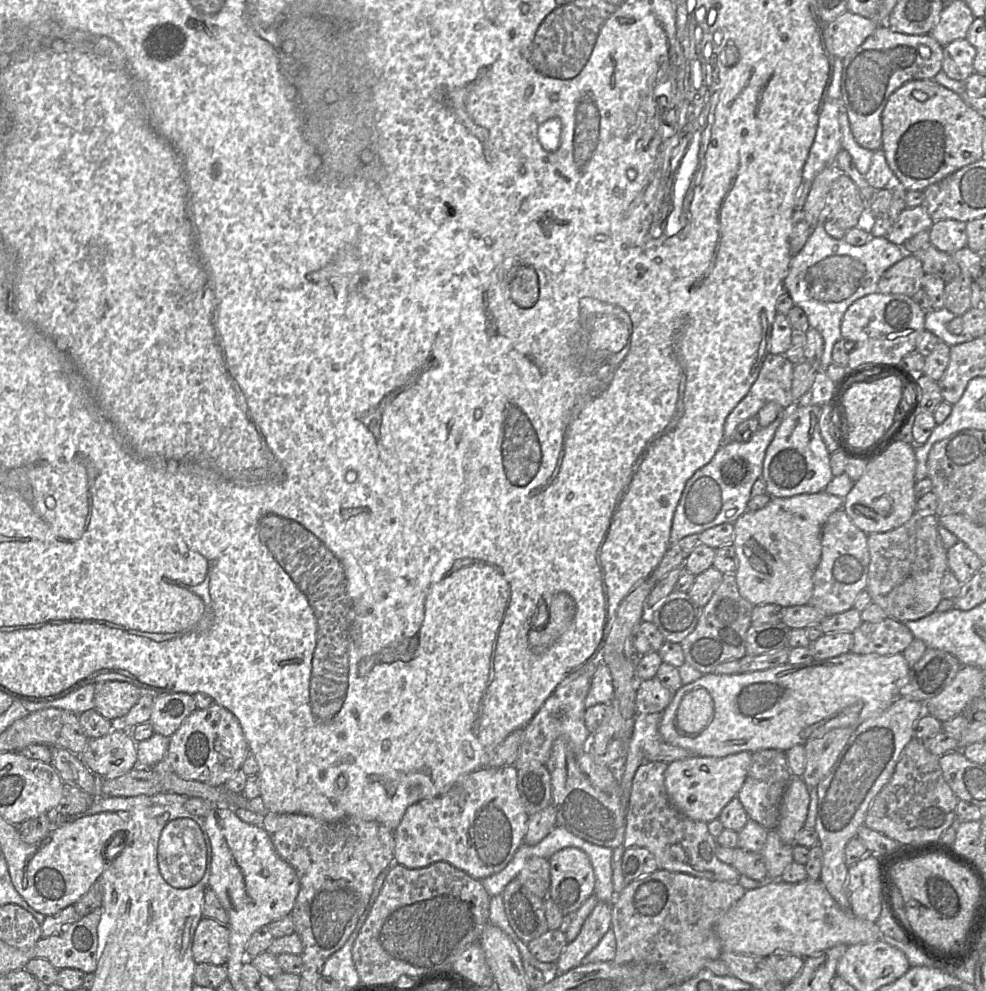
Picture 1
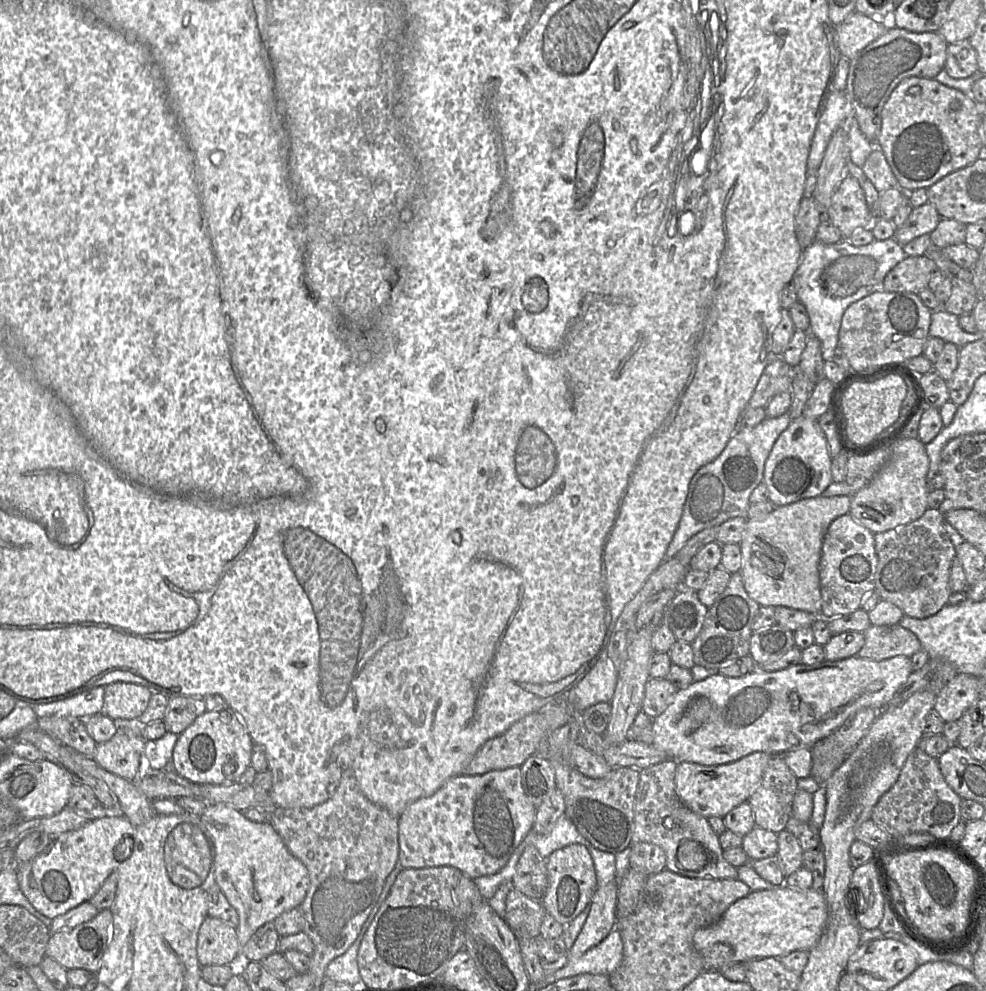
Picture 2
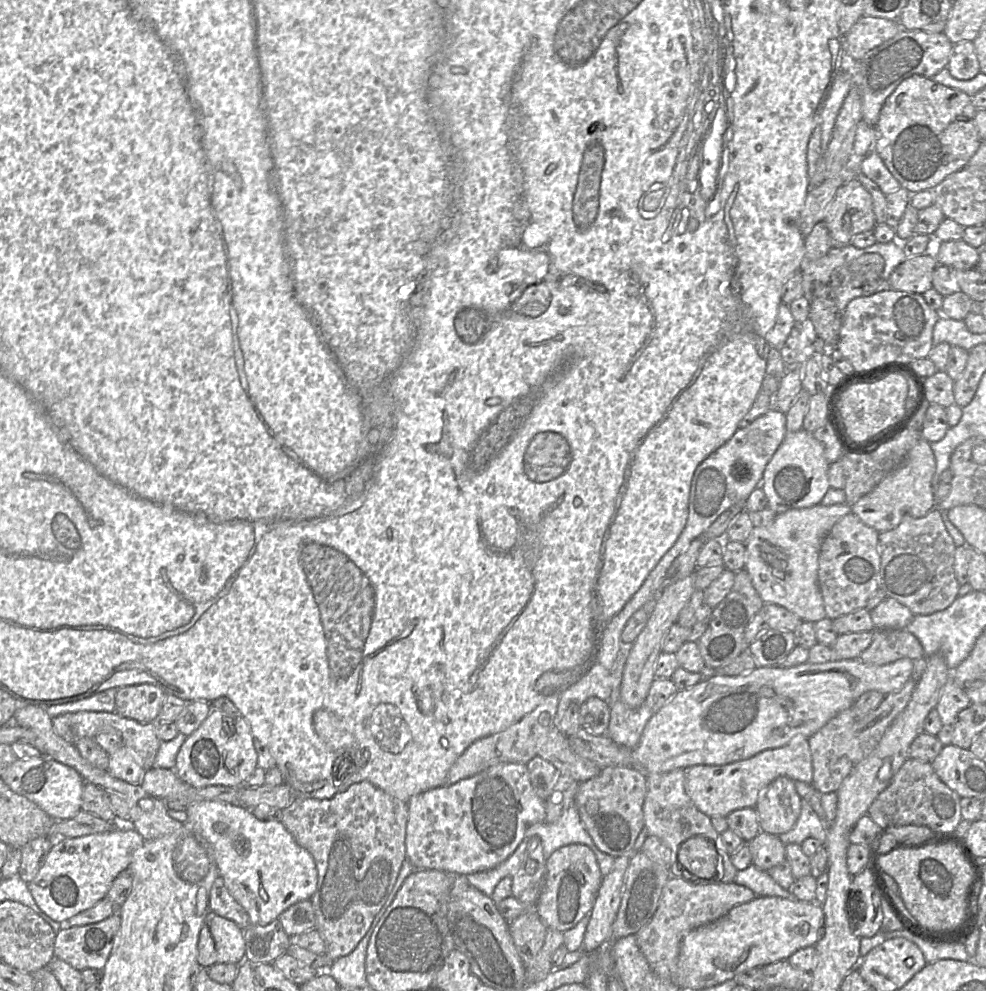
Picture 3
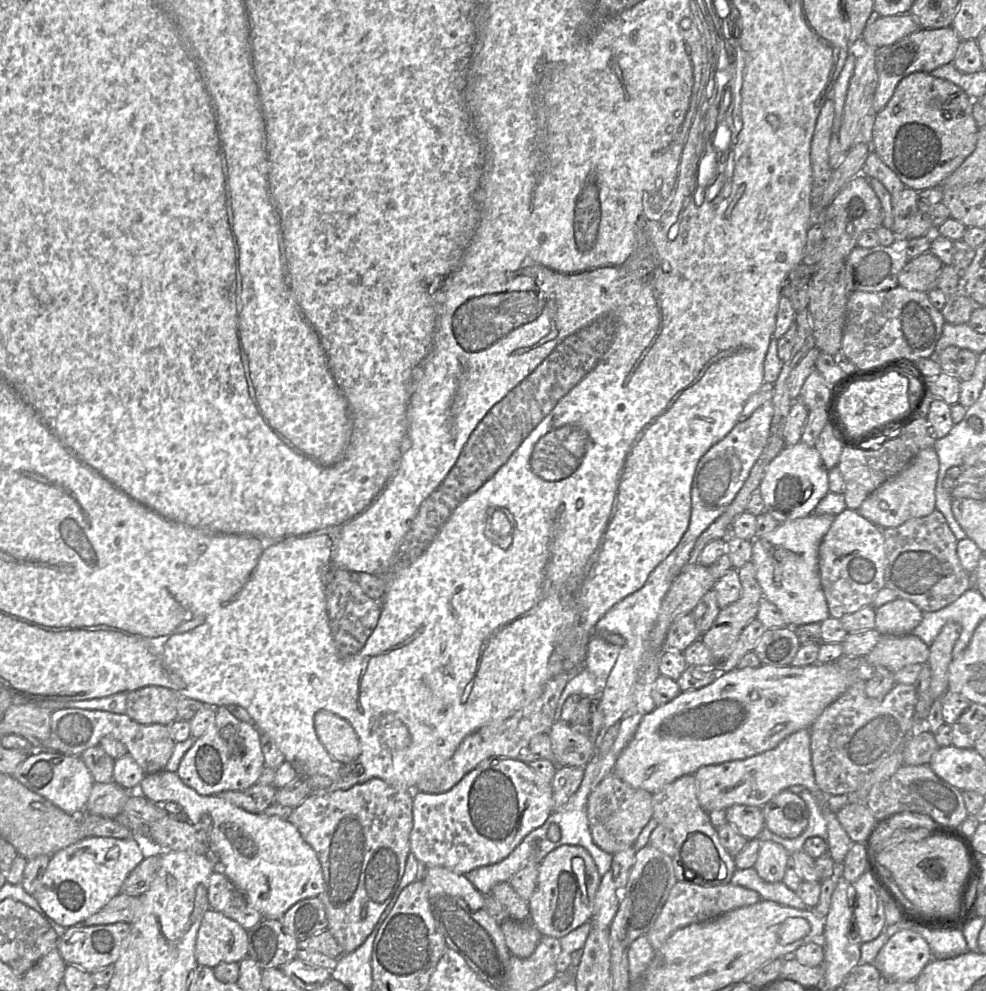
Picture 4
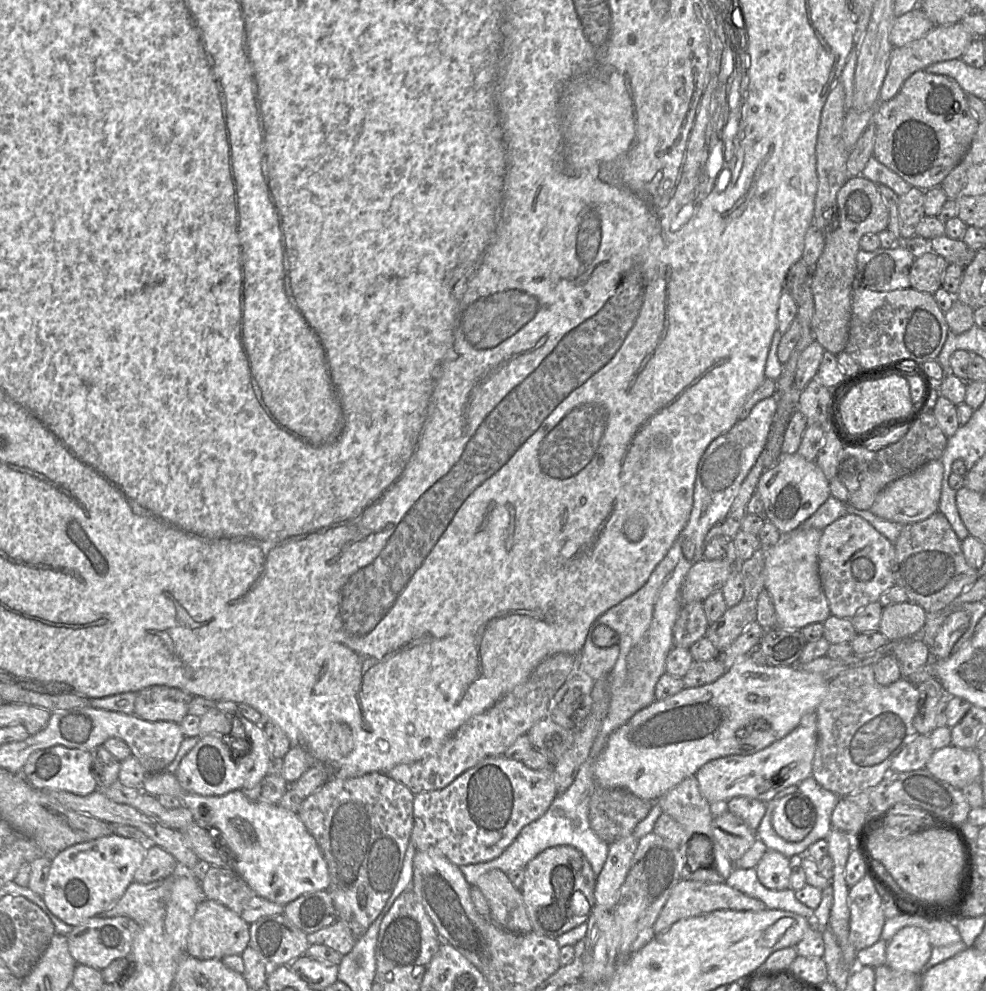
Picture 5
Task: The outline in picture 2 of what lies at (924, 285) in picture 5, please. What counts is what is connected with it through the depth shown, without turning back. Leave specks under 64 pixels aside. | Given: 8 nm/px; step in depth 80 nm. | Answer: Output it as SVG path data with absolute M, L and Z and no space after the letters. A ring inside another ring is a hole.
M926 255L907 256L899 262L884 278L885 292L919 294L928 288L930 275L936 265Z

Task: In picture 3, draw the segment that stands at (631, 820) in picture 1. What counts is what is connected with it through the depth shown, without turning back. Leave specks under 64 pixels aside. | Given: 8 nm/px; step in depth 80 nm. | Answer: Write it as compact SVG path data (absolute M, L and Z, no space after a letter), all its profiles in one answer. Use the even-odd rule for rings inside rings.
M675 769L670 772L646 775L647 793L643 804L644 829L648 836L656 836L671 850L669 871L671 876L688 883L709 885L733 882L737 869L731 855L725 850L720 834L714 829L711 818L700 812L685 791L685 772ZM694 836L705 836L712 841L722 858L723 874L705 879L695 876L678 861L678 850L682 843Z

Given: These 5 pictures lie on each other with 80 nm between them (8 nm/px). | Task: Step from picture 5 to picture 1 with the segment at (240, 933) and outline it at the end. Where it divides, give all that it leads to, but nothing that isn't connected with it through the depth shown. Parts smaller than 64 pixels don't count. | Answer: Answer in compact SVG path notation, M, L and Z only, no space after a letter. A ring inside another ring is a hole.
M203 917L194 934L192 954L197 964L226 965L230 931L227 925Z

